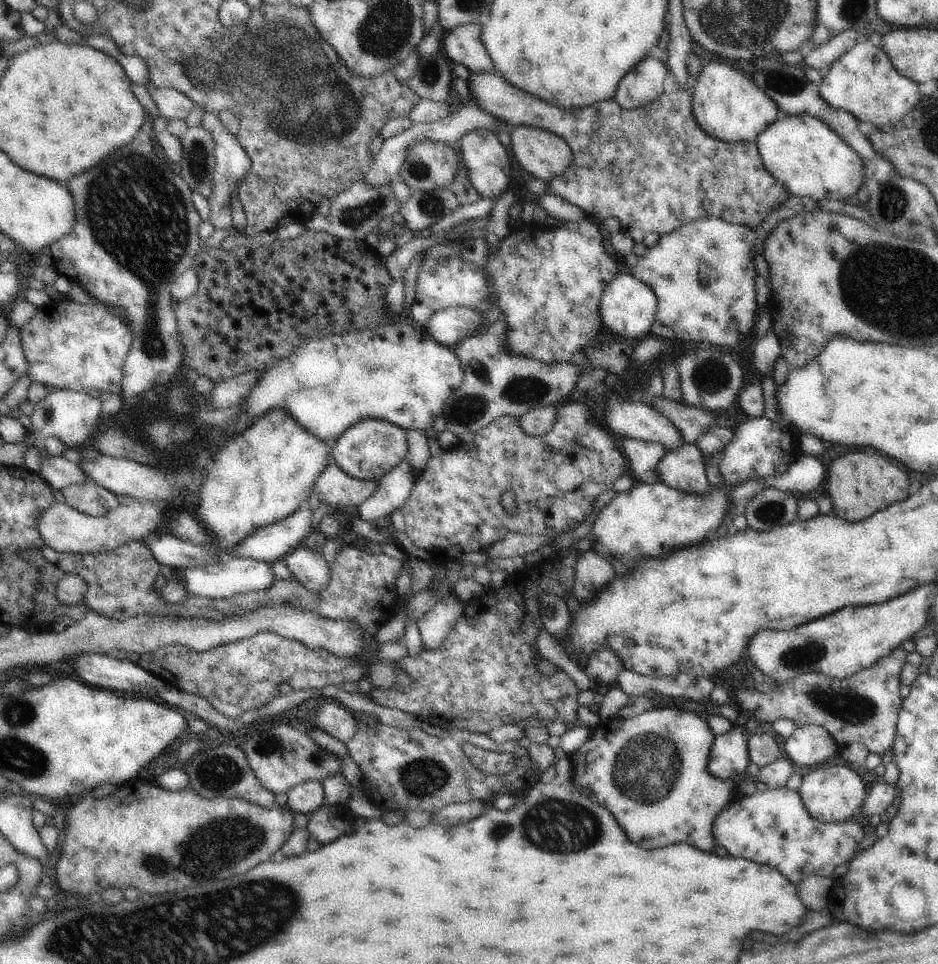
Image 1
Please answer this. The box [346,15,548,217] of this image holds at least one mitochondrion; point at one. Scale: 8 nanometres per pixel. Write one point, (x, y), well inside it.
(432, 71)

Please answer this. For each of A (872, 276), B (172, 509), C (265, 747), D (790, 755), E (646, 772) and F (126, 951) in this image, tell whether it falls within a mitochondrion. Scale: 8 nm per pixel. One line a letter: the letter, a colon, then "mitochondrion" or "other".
A: mitochondrion
B: other
C: mitochondrion
D: other
E: mitochondrion
F: mitochondrion

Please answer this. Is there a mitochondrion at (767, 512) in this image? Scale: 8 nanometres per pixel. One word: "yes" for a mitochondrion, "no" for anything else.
yes

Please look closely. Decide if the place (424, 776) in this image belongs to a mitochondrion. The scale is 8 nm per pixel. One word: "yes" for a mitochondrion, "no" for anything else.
yes

